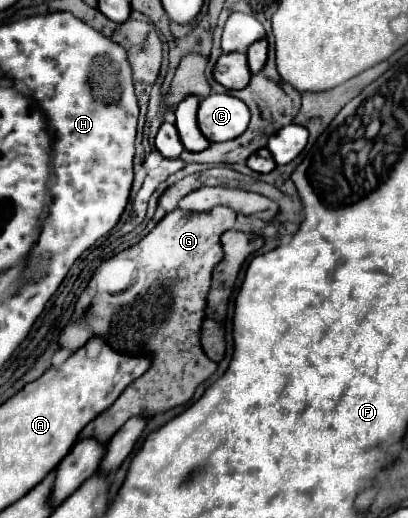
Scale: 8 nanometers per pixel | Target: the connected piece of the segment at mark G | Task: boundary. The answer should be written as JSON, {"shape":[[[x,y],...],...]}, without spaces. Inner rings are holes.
{"shape":[[[224,205],[204,213],[174,209],[140,243],[124,251],[126,255],[132,253],[136,261],[134,279],[126,291],[110,295],[86,289],[78,299],[72,321],[60,335],[60,347],[76,351],[88,339],[102,337],[112,349],[152,355],[148,373],[128,385],[110,409],[90,421],[80,439],[94,437],[106,443],[134,415],[156,415],[188,403],[198,385],[214,375],[218,365],[206,357],[200,345],[200,329],[206,317],[212,271],[224,257],[220,235],[232,229],[234,221],[236,213]]]}

